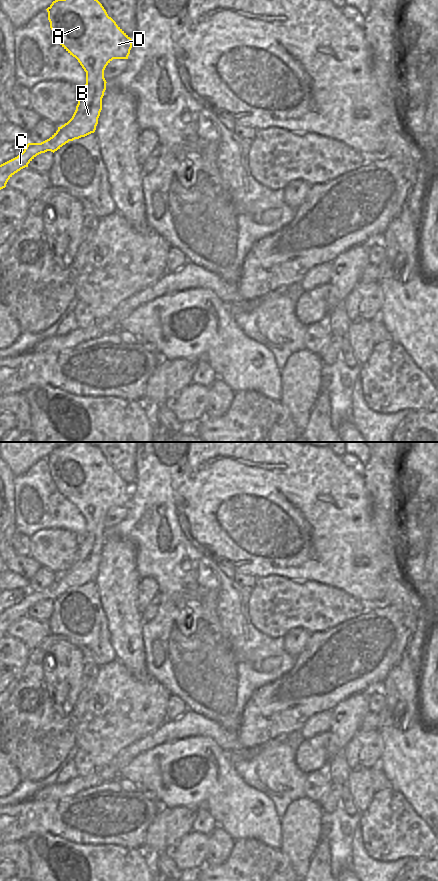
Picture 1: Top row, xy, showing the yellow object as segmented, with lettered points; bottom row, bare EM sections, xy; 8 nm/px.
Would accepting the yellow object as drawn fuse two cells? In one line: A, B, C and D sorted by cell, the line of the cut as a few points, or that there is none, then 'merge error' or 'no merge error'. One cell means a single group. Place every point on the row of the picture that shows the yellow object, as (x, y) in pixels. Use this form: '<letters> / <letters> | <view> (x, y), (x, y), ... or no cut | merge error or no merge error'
A B C D | no cut | no merge error

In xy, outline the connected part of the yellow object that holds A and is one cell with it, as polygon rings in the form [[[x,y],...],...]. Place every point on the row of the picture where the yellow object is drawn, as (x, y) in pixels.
[[[55,0],[46,9],[50,28],[58,43],[75,57],[86,72],[86,84],[80,91],[78,104],[72,118],[58,127],[58,130],[41,143],[28,143],[15,158],[0,165],[0,190],[6,187],[8,180],[39,154],[55,152],[69,141],[94,133],[102,110],[102,98],[106,90],[104,70],[113,59],[128,59],[132,48],[132,39],[108,16],[98,0]]]

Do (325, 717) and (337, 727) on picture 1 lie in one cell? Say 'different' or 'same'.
different

